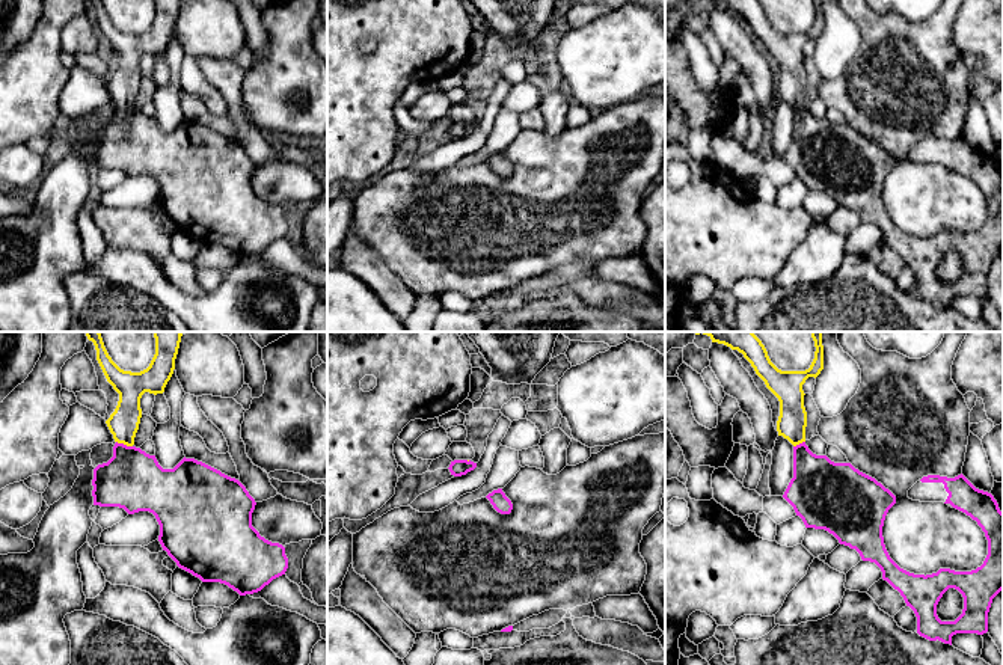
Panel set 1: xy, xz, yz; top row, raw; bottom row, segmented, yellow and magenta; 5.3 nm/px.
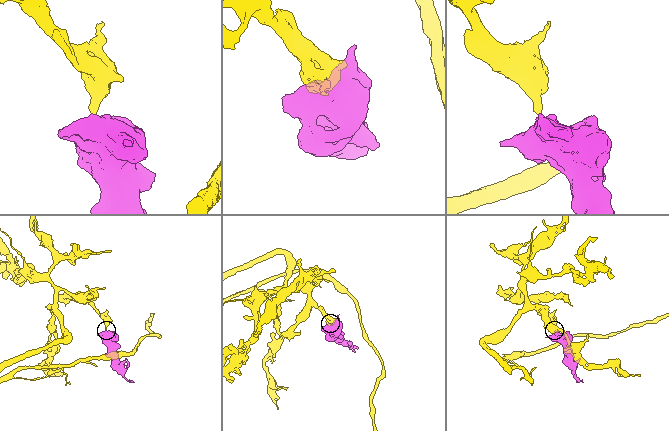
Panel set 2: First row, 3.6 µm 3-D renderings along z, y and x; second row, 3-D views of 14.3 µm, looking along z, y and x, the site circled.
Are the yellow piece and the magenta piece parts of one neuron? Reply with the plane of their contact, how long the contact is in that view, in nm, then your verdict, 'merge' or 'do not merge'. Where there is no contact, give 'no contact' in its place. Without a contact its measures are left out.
xy | 90 nm | merge

